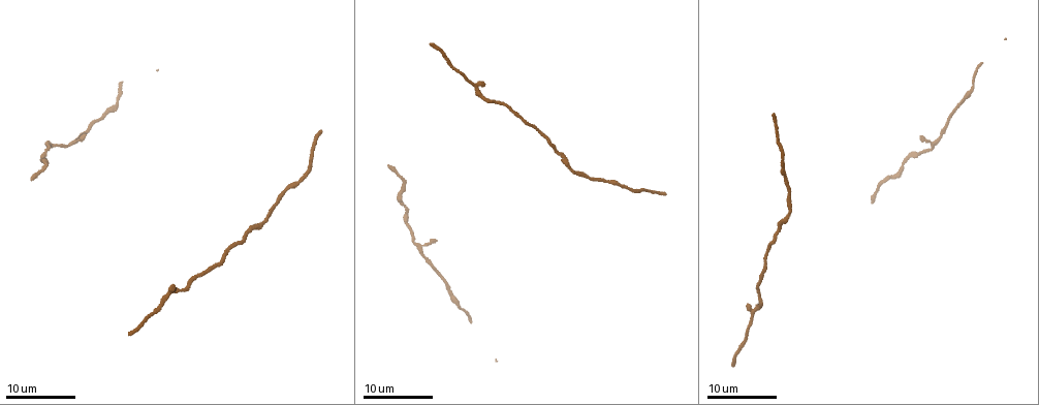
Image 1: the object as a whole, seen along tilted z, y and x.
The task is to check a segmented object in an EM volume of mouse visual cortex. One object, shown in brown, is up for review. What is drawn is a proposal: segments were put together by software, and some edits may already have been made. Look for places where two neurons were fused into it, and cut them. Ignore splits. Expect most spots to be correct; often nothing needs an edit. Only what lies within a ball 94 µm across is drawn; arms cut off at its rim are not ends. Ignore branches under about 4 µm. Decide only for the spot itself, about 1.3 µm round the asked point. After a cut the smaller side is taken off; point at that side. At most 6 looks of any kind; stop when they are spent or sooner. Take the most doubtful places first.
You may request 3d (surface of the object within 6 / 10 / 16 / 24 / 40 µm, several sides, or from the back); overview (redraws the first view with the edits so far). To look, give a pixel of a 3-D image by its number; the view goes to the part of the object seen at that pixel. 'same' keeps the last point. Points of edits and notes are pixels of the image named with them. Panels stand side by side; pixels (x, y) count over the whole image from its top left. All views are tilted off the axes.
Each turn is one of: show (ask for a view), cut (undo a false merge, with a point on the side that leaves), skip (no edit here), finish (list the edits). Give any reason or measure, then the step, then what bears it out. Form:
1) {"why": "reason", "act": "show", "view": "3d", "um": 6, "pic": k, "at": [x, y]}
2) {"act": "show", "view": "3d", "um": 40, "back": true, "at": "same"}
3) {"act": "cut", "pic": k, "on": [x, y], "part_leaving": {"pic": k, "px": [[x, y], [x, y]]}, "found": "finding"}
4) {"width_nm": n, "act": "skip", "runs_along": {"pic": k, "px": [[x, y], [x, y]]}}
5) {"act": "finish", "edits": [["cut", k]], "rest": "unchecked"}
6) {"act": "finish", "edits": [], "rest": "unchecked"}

{"act": "show", "view": "3d", "um": 16, "pic": 1, "at": [476, 91]}

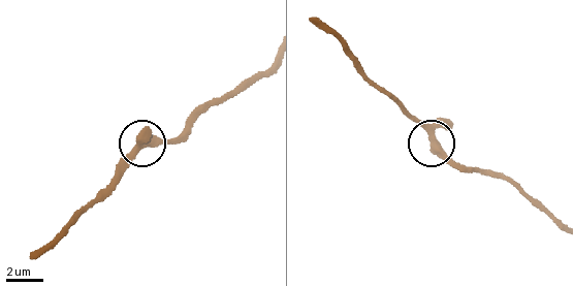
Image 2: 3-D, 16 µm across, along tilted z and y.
{"act": "show", "view": "3d", "um": 6, "pic": 2, "at": [434, 146]}

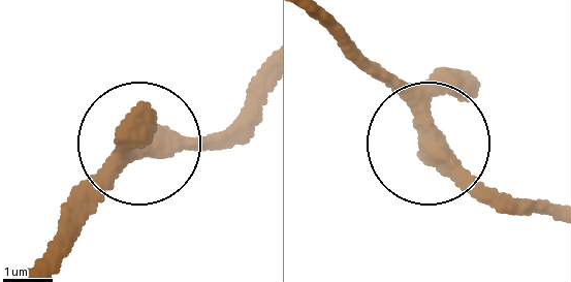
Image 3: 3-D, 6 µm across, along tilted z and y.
{"width_nm": 360, "act": "skip", "found": "one neuron here"}

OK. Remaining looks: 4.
{"act": "show", "view": "3d", "um": 24, "pic": 1, "at": [789, 194]}

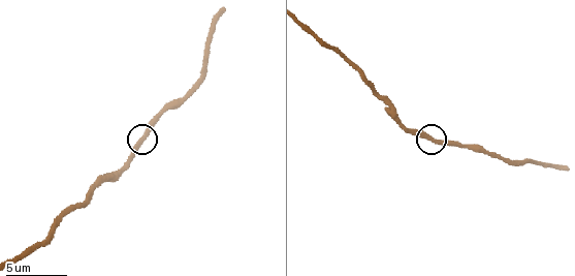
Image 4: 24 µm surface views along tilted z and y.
{"why": "closer look", "act": "show", "view": "3d", "um": 10, "pic": 4, "at": [140, 137]}

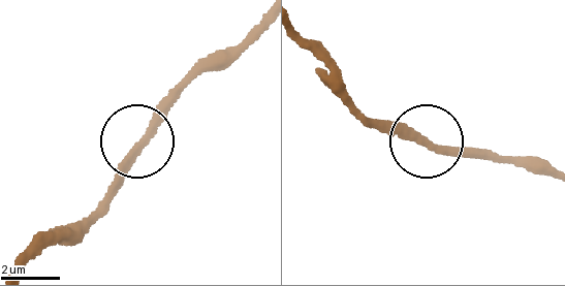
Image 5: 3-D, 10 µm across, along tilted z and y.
{"act": "skip", "runs_along": {"pic": 5, "px": [[303, 50], [369, 119], [435, 144], [523, 156]]}, "found": "continuous, no second neuron"}

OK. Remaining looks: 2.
{"why": "thick turns thin", "act": "show", "view": "3d", "um": 16, "pic": 4, "at": [186, 99]}

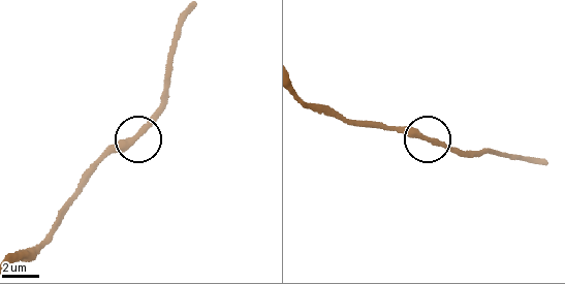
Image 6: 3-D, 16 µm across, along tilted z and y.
{"width_nm": 300, "act": "skip", "runs_along": {"pic": 6, "px": [[302, 99], [353, 119], [411, 128], [463, 155]]}, "found": "one neuron here"}

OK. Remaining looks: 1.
{"act": "finish", "edits": [], "rest": "unchecked"}

